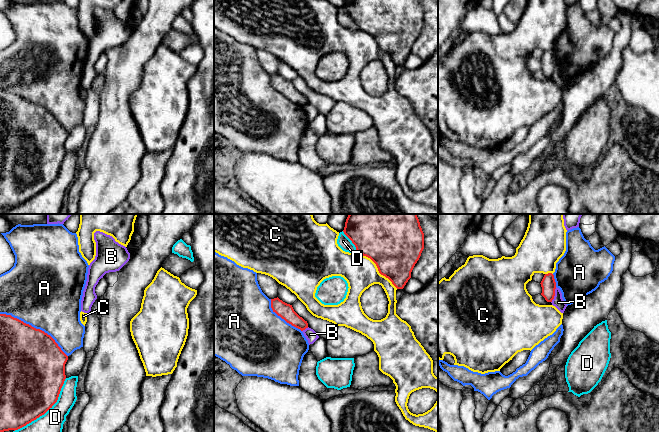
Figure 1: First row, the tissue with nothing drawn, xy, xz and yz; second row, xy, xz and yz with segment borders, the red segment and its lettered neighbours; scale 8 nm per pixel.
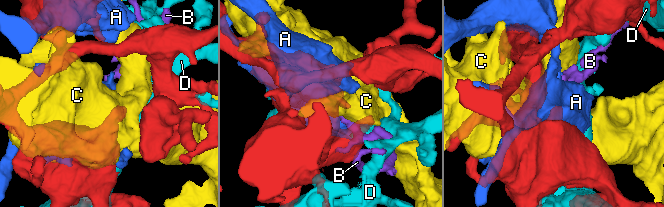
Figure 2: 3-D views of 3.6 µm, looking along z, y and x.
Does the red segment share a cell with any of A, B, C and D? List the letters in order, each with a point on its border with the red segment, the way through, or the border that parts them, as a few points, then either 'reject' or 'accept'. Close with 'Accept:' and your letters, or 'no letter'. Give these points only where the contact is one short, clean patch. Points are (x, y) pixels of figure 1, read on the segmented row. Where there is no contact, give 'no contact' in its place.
A: meets red in xy at (35, 328); reject
B: meets red in yz at (554, 295); border along yz (556, 287), (554, 298), (551, 302); reject
C: meets red in xz at (377, 267); reject
D: meets red in xy at (46, 411); reject
Accept: no letter

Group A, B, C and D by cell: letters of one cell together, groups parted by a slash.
A / B / C / D

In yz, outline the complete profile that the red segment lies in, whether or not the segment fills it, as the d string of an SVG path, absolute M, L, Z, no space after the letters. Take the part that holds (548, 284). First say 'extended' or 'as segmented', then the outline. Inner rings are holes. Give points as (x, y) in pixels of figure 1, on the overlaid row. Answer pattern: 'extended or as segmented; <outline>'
as segmented; M552 273L545 274L541 281L541 295L547 302L552 302L555 296L556 282Z

